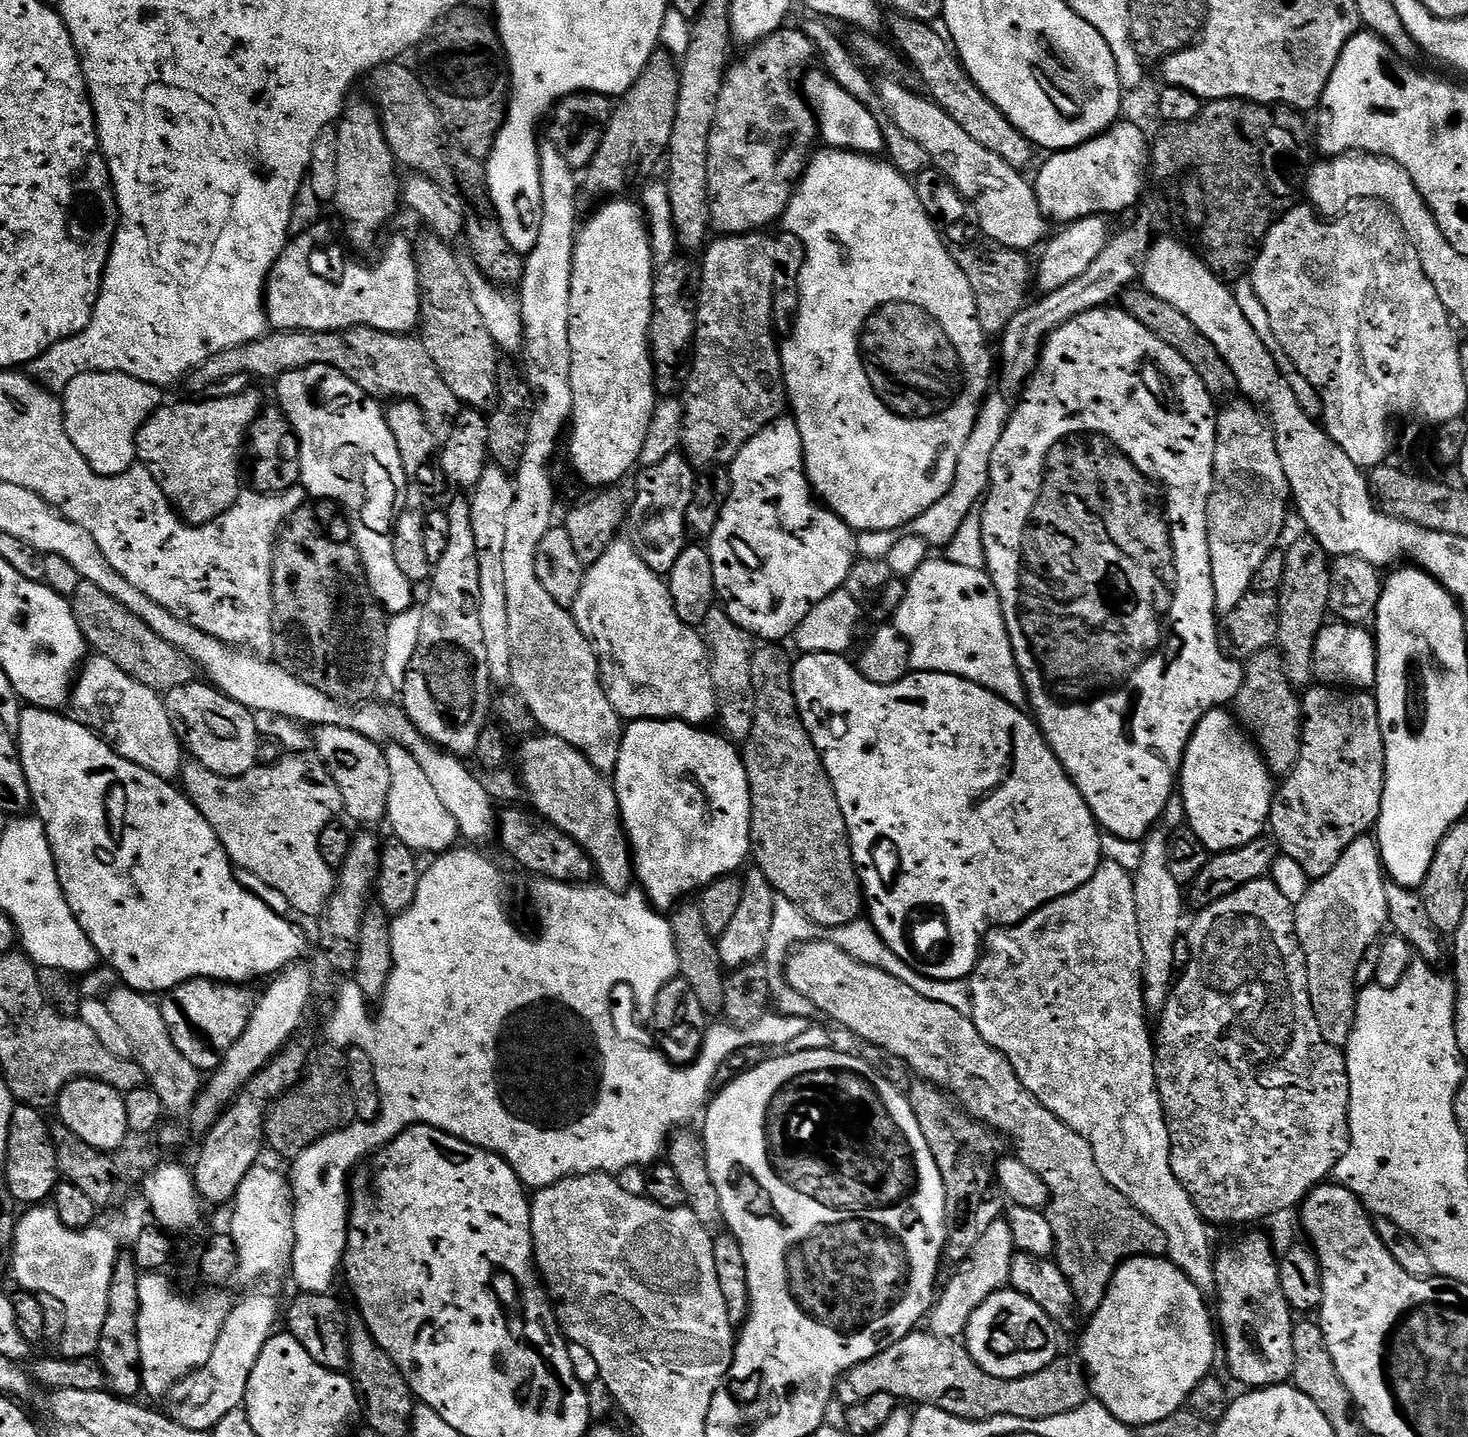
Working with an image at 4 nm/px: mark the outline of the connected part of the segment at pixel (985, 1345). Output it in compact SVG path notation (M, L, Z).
M1001 1290L990 1294L970 1318L964 1331L968 1353L994 1378L1022 1378L1026 1374L1038 1374L1056 1357L1061 1355L1060 1336L1056 1321L1050 1319L1046 1310L1030 1298L1011 1290Z

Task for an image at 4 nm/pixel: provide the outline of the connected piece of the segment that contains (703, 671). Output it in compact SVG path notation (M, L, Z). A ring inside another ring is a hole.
M631 539L613 540L606 554L585 571L582 590L570 611L576 617L576 625L592 642L592 651L600 663L600 682L608 693L610 706L625 721L683 720L686 724L704 726L711 716L713 719L717 715L704 637L678 618L665 577L638 558Z

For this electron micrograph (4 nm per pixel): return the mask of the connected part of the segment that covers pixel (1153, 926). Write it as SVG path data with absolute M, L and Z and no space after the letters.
M1153 830L1144 837L1142 862L1132 878L1134 906L1138 906L1138 938L1142 938L1144 1006L1152 1014L1163 1011L1174 987L1174 977L1178 972L1175 962L1176 949L1182 940L1180 923L1184 920L1184 908L1186 909L1185 889L1178 882L1174 882L1174 874L1170 874L1169 833L1160 831Z

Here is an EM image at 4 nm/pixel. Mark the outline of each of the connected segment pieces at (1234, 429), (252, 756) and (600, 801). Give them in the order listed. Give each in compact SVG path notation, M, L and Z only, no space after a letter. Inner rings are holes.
M1236 398L1219 409L1216 417L1216 449L1214 450L1214 474L1212 493L1208 499L1208 545L1210 546L1210 566L1214 578L1214 602L1216 611L1227 614L1242 602L1247 592L1252 591L1252 579L1258 574L1266 554L1277 551L1284 523L1290 512L1290 493L1286 470L1282 470L1282 460L1278 458L1276 436L1272 426L1255 404Z
M193 682L170 689L164 696L164 705L176 733L180 735L181 744L195 763L206 766L219 776L241 776L257 767L262 735L252 709L234 702L207 682Z
M533 734L523 741L520 748L520 776L528 787L528 796L532 804L541 812L543 819L560 832L565 832L571 840L592 859L595 875L600 876L599 883L611 892L627 892L634 884L634 865L632 849L628 847L628 837L624 831L624 819L620 816L620 807L616 797L615 783L605 773L600 772L570 742L547 734Z

